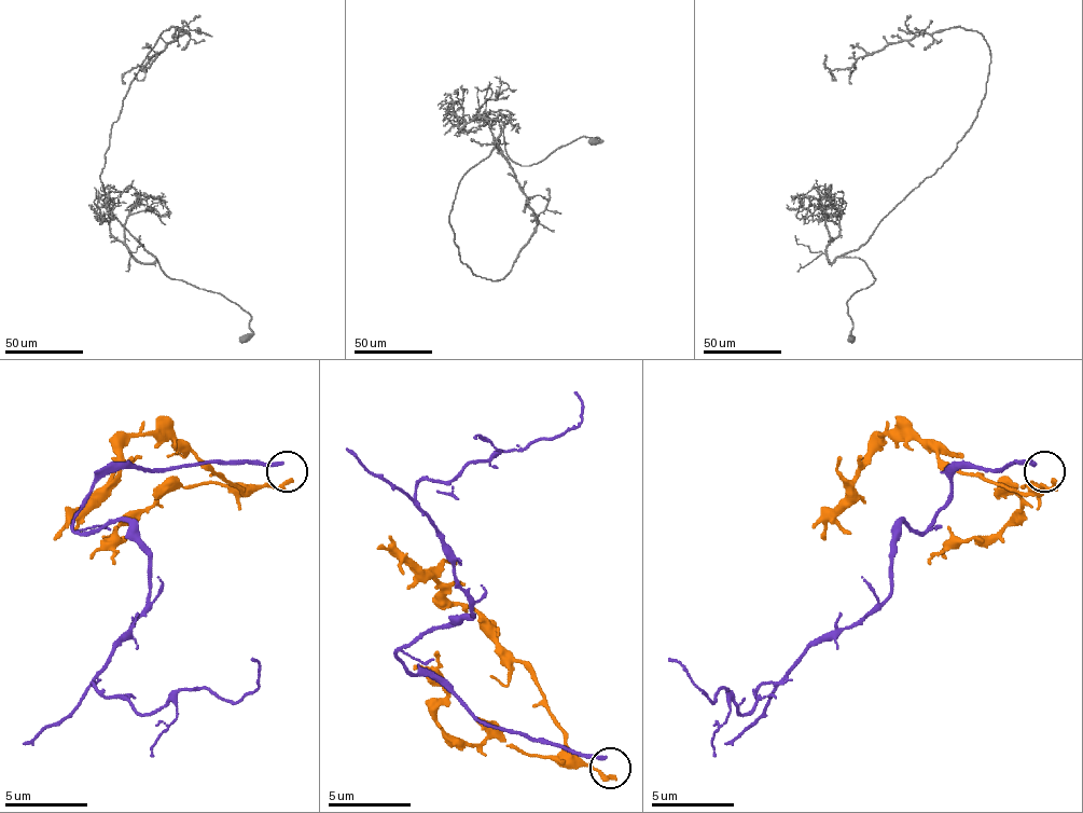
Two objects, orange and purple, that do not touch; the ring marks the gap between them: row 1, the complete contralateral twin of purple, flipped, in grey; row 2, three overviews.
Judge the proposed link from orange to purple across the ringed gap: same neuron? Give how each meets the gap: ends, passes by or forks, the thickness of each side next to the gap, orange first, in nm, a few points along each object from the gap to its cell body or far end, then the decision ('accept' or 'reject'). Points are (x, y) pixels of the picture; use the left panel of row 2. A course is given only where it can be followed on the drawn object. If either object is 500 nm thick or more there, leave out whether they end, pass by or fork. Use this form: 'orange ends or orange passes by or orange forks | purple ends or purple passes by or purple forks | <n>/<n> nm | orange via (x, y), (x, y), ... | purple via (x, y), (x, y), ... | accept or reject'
orange ends | purple ends | 260/240 nm | orange via (287, 479), (269, 487), (241, 492), (217, 476), (176, 438), (138, 433), (126, 446), (110, 483), (52, 541) | purple via (278, 467), (117, 467), (72, 520), (130, 524), (147, 557), (106, 697), (237, 701), (253, 656) | reject

